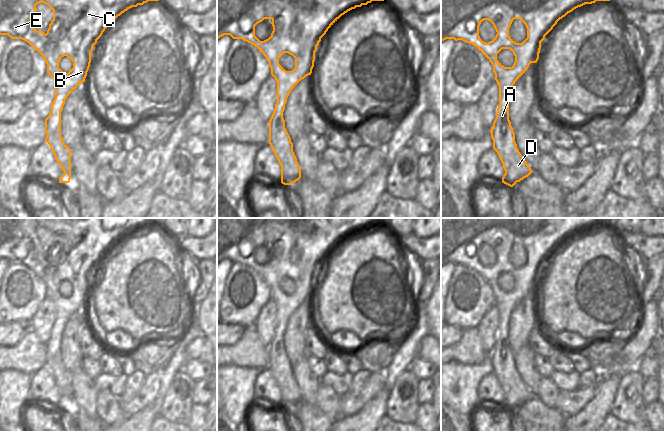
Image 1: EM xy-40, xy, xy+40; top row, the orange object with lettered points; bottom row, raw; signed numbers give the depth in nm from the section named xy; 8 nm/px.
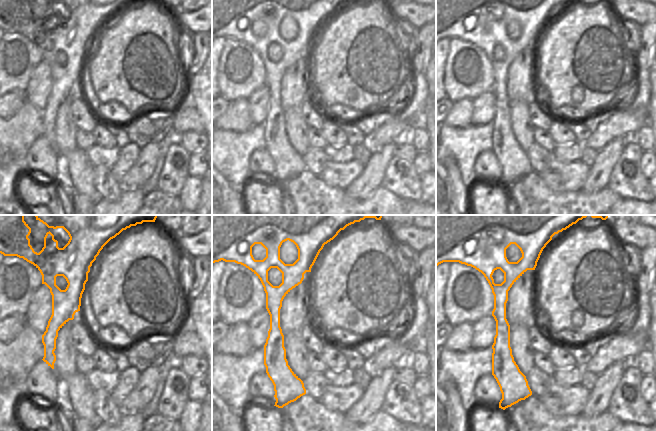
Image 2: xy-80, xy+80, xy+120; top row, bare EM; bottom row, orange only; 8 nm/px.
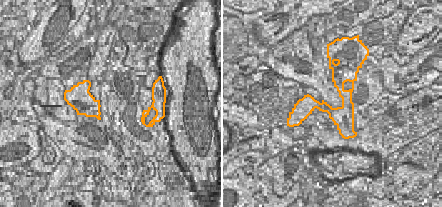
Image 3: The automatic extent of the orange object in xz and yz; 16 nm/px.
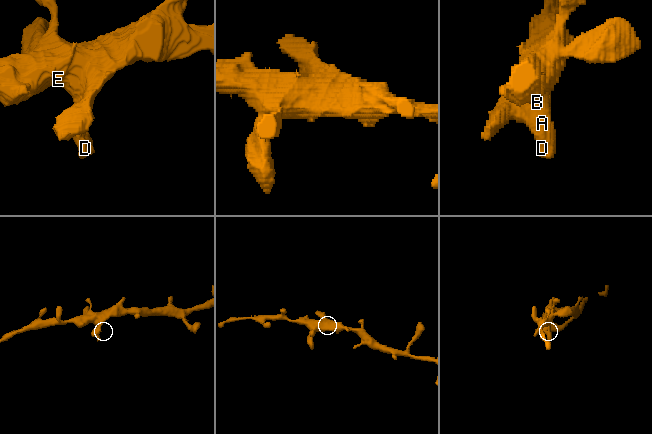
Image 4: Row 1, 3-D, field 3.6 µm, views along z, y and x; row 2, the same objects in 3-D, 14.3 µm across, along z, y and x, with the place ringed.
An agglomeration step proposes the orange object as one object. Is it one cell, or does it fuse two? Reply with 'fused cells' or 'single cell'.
single cell

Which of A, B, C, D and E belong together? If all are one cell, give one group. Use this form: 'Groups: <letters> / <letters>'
Groups: A B C D E

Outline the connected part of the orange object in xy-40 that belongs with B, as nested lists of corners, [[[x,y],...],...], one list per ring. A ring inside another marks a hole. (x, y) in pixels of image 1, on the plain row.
[[[0,218],[0,259],[8,259],[12,263],[22,263],[38,275],[47,288],[47,297],[55,304],[55,322],[51,328],[51,336],[45,343],[45,365],[49,368],[57,387],[64,398],[59,401],[59,407],[69,407],[71,403],[71,373],[63,366],[61,360],[61,336],[65,324],[80,307],[85,306],[91,287],[91,276],[97,264],[105,253],[122,237],[132,231],[143,229],[148,225],[159,225],[163,218]],[[38,227],[44,227],[53,234],[53,244],[47,257],[35,254],[35,246],[31,242],[35,238]],[[67,280],[73,286],[73,292],[64,297],[59,292],[62,281]]]

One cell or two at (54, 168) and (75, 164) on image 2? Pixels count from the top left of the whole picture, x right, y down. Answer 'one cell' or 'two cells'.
two cells

